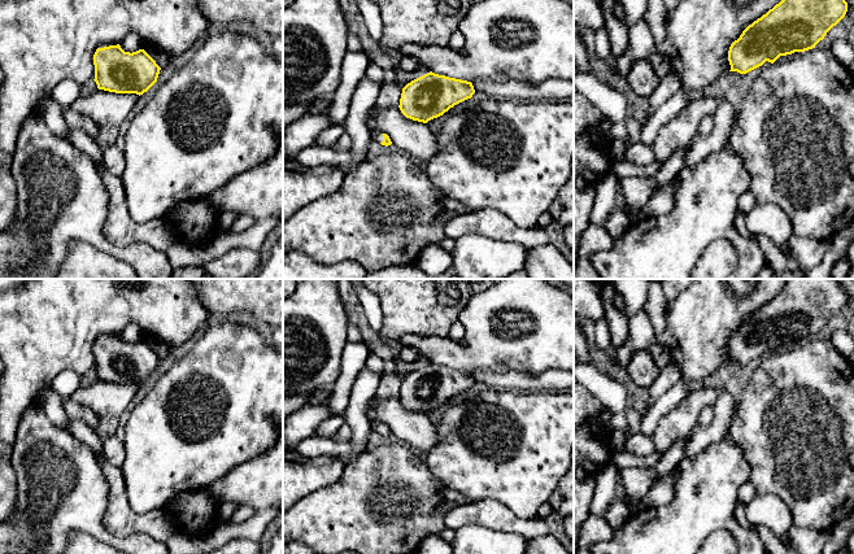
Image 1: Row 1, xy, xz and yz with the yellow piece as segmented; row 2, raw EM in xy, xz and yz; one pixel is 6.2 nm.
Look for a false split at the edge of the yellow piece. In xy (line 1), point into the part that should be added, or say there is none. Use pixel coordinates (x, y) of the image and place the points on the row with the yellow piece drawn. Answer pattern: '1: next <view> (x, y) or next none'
1: next none

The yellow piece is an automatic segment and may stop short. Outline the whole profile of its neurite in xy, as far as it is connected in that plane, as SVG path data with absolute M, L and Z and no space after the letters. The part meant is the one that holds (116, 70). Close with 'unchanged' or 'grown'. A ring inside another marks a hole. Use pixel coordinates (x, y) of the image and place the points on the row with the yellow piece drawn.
M119 44L97 48L93 65L99 90L139 96L157 82L161 70L144 49L130 53Z | unchanged

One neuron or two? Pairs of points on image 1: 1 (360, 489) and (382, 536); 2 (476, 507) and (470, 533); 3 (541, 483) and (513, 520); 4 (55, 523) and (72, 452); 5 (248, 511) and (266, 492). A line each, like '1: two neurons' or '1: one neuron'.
1: one neuron
2: two neurons
3: two neurons
4: one neuron
5: two neurons

